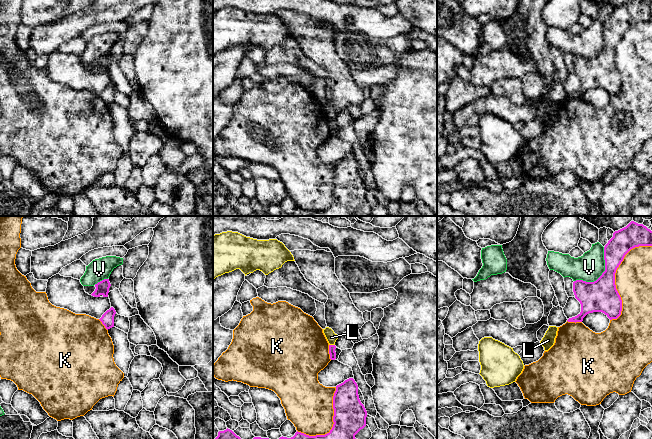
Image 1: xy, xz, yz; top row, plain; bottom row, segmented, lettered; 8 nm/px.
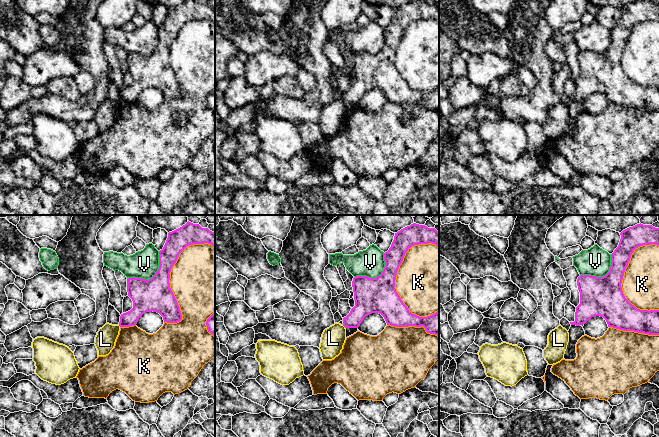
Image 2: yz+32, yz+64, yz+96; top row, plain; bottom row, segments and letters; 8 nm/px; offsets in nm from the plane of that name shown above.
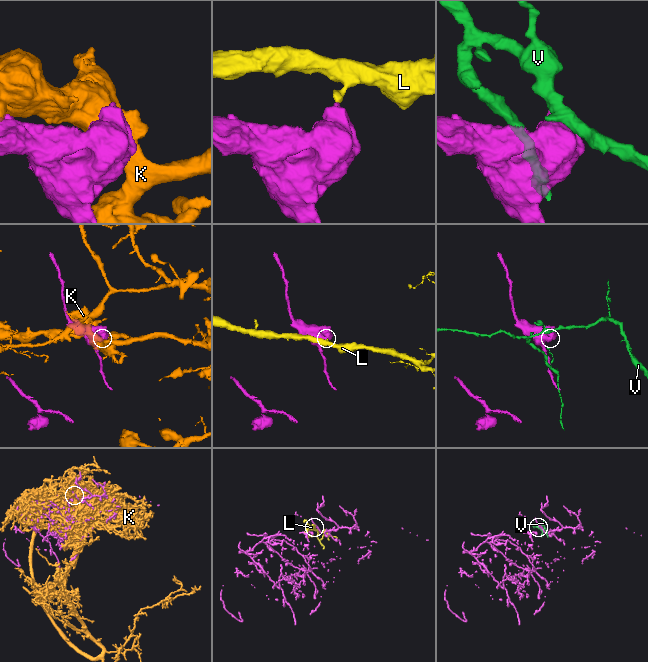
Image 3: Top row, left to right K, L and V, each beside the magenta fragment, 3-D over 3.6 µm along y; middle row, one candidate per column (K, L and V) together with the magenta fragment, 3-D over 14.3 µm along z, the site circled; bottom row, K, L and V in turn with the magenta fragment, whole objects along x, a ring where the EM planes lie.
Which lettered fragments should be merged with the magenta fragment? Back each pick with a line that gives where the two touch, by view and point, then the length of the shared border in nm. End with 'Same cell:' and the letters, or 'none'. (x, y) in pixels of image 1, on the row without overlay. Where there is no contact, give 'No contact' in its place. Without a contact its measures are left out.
Same cell: none

